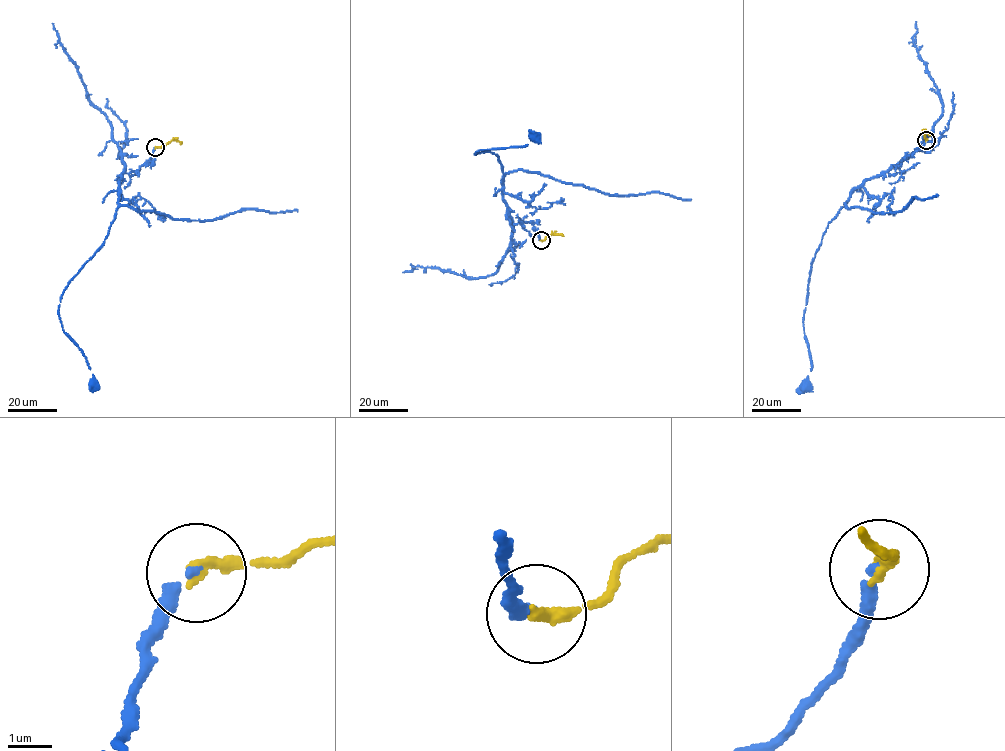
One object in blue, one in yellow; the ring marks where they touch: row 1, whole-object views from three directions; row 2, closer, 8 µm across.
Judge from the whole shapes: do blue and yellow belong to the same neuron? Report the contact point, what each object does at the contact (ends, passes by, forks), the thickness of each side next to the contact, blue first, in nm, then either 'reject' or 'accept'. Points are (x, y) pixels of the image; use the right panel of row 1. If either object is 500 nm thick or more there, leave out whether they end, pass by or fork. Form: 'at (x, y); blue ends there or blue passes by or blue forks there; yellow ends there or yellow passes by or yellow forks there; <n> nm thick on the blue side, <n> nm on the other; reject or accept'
at (926, 140); blue ends there; yellow ends there; 200 nm thick on the blue side, 300 nm on the other; accept

